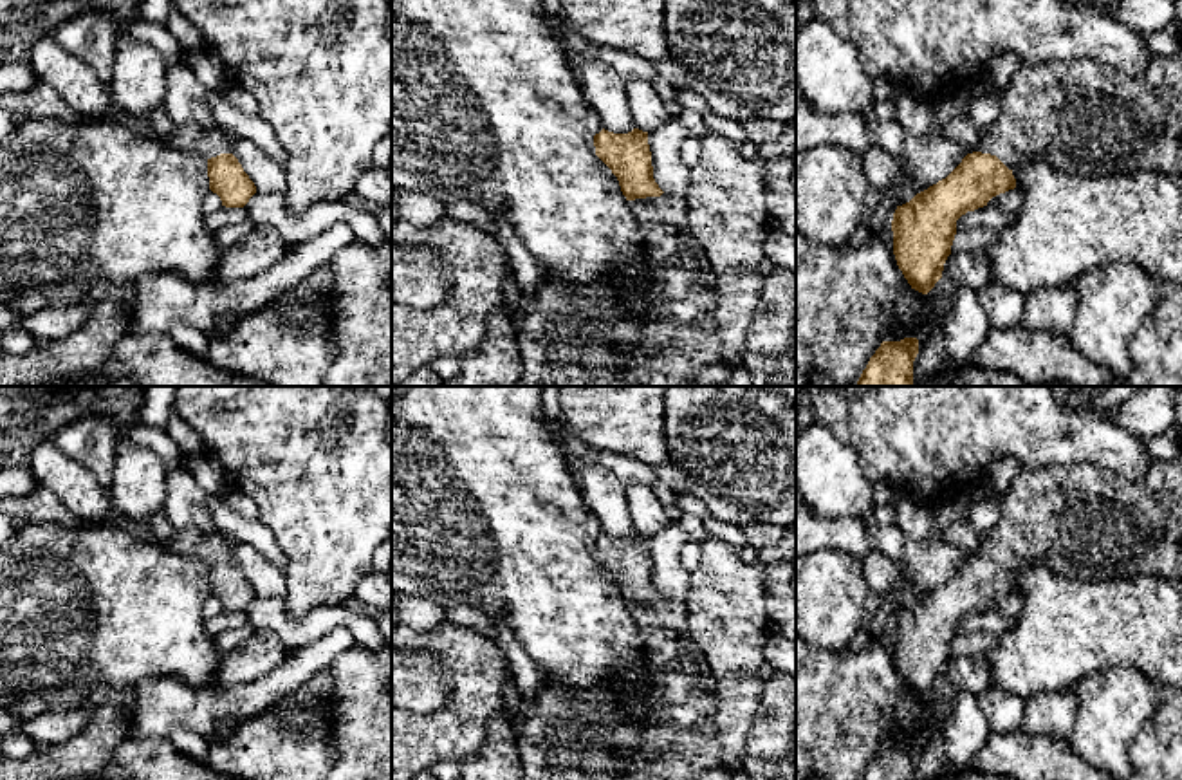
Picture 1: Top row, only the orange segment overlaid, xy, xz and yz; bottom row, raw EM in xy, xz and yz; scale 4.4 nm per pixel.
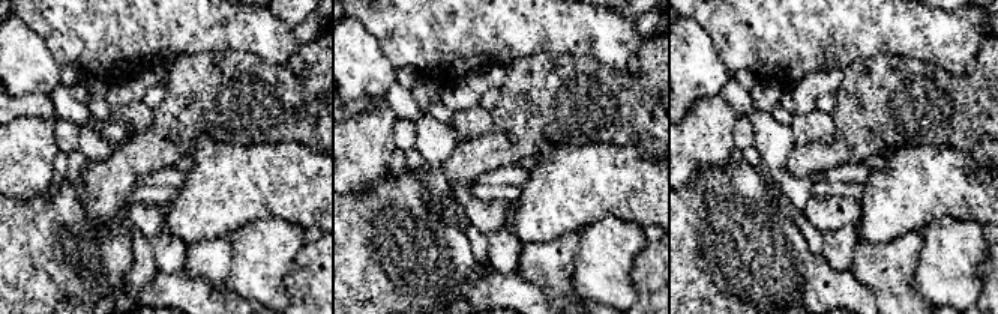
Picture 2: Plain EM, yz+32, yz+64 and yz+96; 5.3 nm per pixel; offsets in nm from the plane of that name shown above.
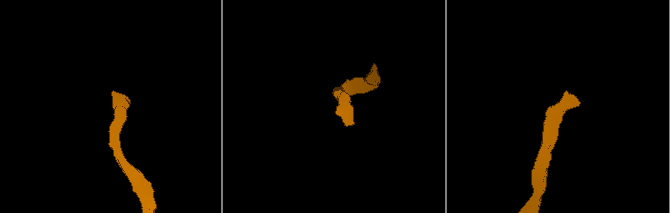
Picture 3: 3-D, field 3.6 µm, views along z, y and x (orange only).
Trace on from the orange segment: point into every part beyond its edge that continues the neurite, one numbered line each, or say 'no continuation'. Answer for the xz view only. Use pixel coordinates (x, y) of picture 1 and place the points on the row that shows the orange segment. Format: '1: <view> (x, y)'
1: xz (563, 331)

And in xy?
1: xy (212, 141)

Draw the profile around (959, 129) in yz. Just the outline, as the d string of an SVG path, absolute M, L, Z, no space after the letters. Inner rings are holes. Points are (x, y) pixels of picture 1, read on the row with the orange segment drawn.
M956 116L946 121L942 134L958 143L965 150L965 155L978 152L980 148L980 130L965 116Z

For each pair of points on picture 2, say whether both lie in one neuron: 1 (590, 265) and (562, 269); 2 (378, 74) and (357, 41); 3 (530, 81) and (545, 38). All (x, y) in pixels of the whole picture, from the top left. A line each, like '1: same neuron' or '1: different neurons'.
1: different neurons
2: same neuron
3: different neurons

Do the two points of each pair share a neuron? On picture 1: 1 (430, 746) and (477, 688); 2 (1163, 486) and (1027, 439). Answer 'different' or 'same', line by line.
1: same
2: different

